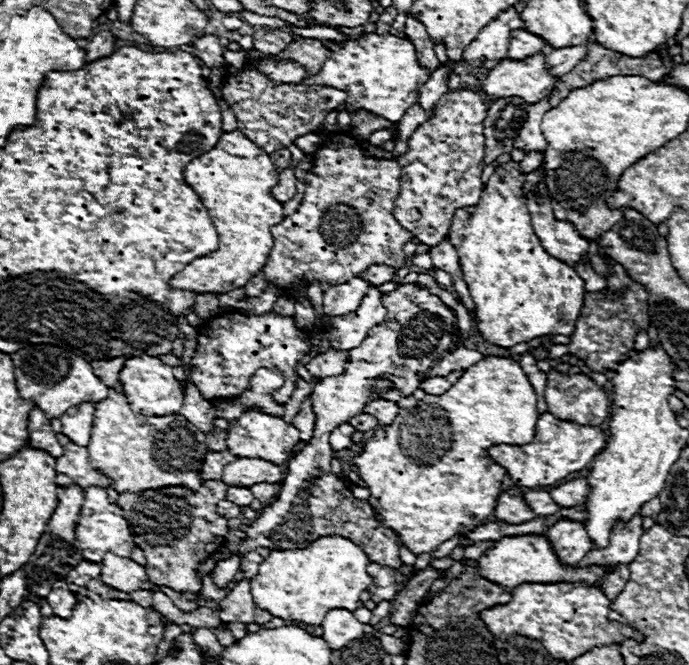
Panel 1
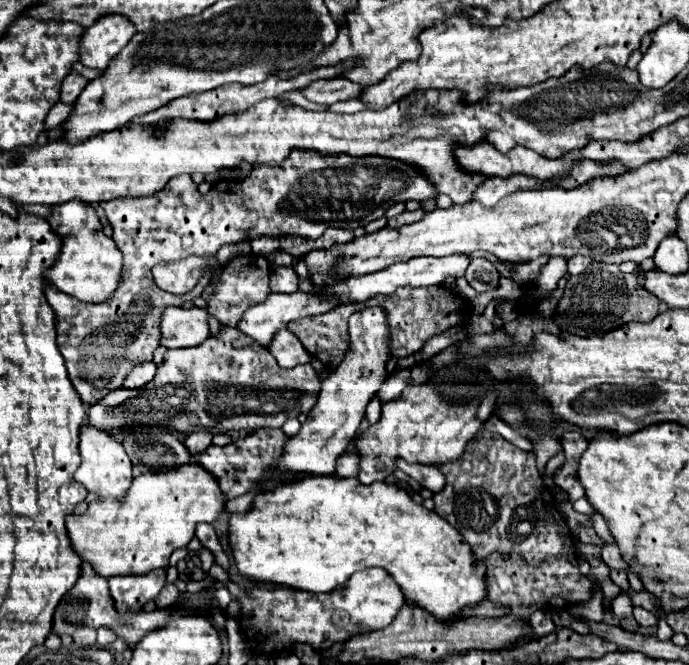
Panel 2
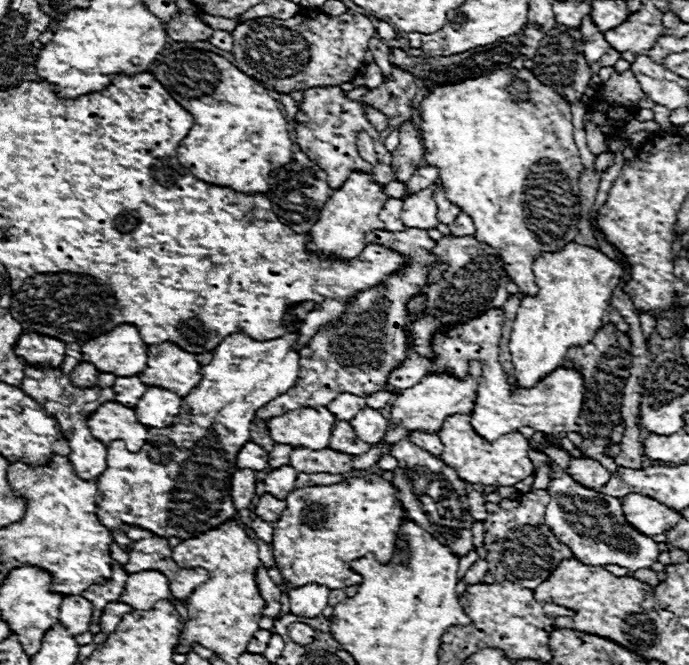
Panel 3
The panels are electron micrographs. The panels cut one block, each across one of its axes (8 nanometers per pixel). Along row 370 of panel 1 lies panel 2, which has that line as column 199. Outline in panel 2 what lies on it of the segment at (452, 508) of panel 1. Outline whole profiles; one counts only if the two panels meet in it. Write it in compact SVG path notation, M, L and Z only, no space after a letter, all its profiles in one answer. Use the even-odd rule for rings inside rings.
M192 460L168 472L140 474L134 478L124 500L96 498L88 506L86 514L70 514L66 518L66 528L72 548L88 560L100 576L136 576L156 568L166 568L170 554L188 546L194 538L196 524L212 524L218 520L224 504L224 492L220 492L216 478Z

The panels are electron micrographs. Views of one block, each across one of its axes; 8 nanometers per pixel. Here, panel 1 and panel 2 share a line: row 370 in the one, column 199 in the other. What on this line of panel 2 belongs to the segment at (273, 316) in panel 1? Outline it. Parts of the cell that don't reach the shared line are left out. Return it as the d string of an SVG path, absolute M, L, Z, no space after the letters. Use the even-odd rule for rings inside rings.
M298 150L282 164L256 166L244 182L222 180L214 184L208 194L200 194L192 178L182 174L172 178L168 186L154 196L110 200L100 204L112 224L116 248L122 252L122 272L116 292L100 304L86 304L60 292L54 284L44 288L44 296L56 314L56 344L64 356L70 382L82 402L94 404L108 392L122 386L122 368L112 366L112 362L126 362L126 374L134 366L150 362L160 342L158 324L162 310L166 306L178 306L178 302L198 298L210 282L210 276L204 274L196 288L178 300L178 296L162 292L154 284L150 272L154 264L194 254L216 256L222 244L242 240L250 242L260 236L296 234L304 238L320 238L326 228L354 230L358 226L366 226L368 222L380 218L390 204L404 202L404 168L412 177L412 184L418 185L419 202L437 195L434 185L412 166L392 168L392 160L386 158L350 158L346 154L318 156L318 152L306 154L304 150ZM284 196L288 196L286 212L280 208L280 204L284 204ZM292 212L302 212L302 216L308 216L312 224L302 224L302 216L292 216Z

